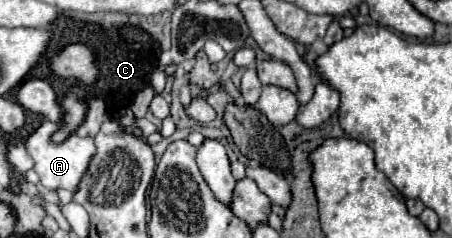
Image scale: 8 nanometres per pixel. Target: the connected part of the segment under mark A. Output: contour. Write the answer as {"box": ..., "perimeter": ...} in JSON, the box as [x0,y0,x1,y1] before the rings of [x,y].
{"box":[24,121,94,191],"perimeter":[[[44,121],[32,135],[26,137],[24,141],[24,147],[28,151],[28,155],[32,157],[34,161],[34,171],[38,173],[40,177],[40,183],[48,189],[68,189],[68,191],[74,191],[76,185],[78,185],[78,179],[84,175],[92,155],[94,155],[94,141],[92,137],[78,137],[76,133],[70,133],[66,137],[66,141],[62,143],[52,143],[50,137],[60,129],[58,123],[52,123],[52,121]]]}

